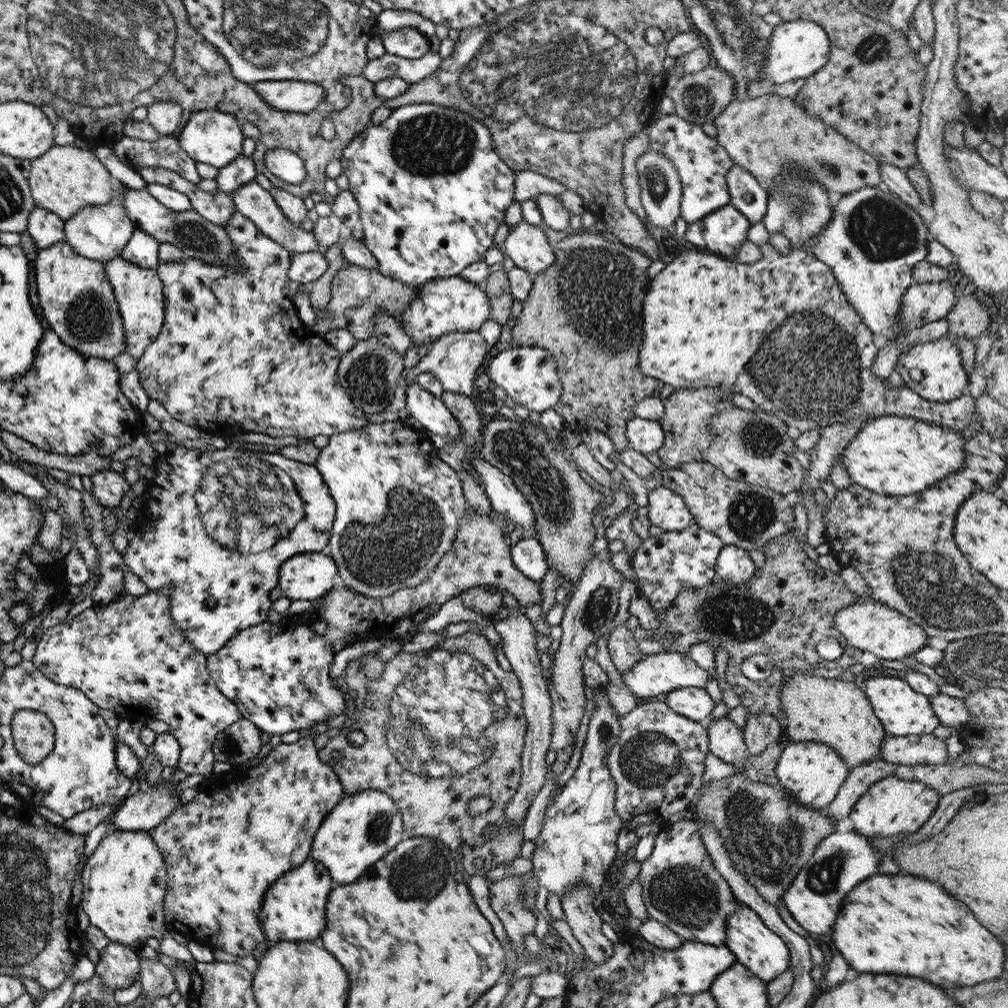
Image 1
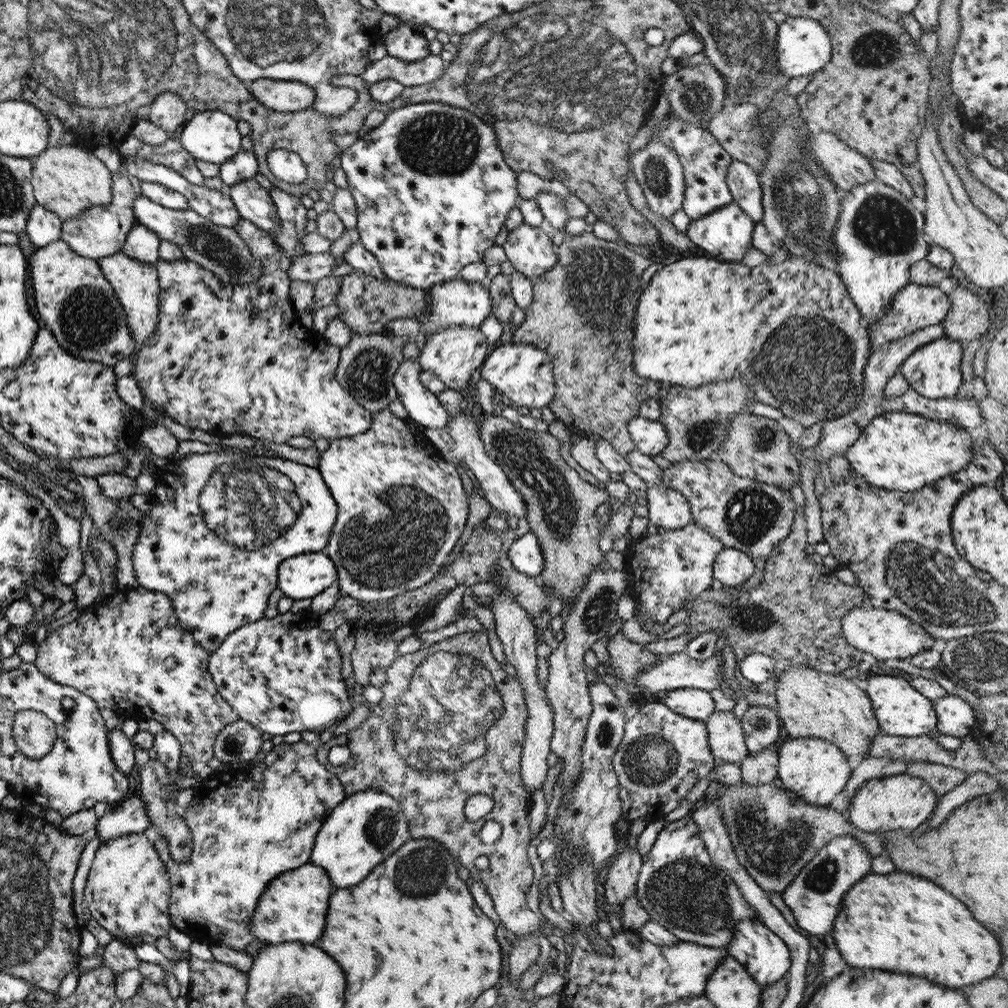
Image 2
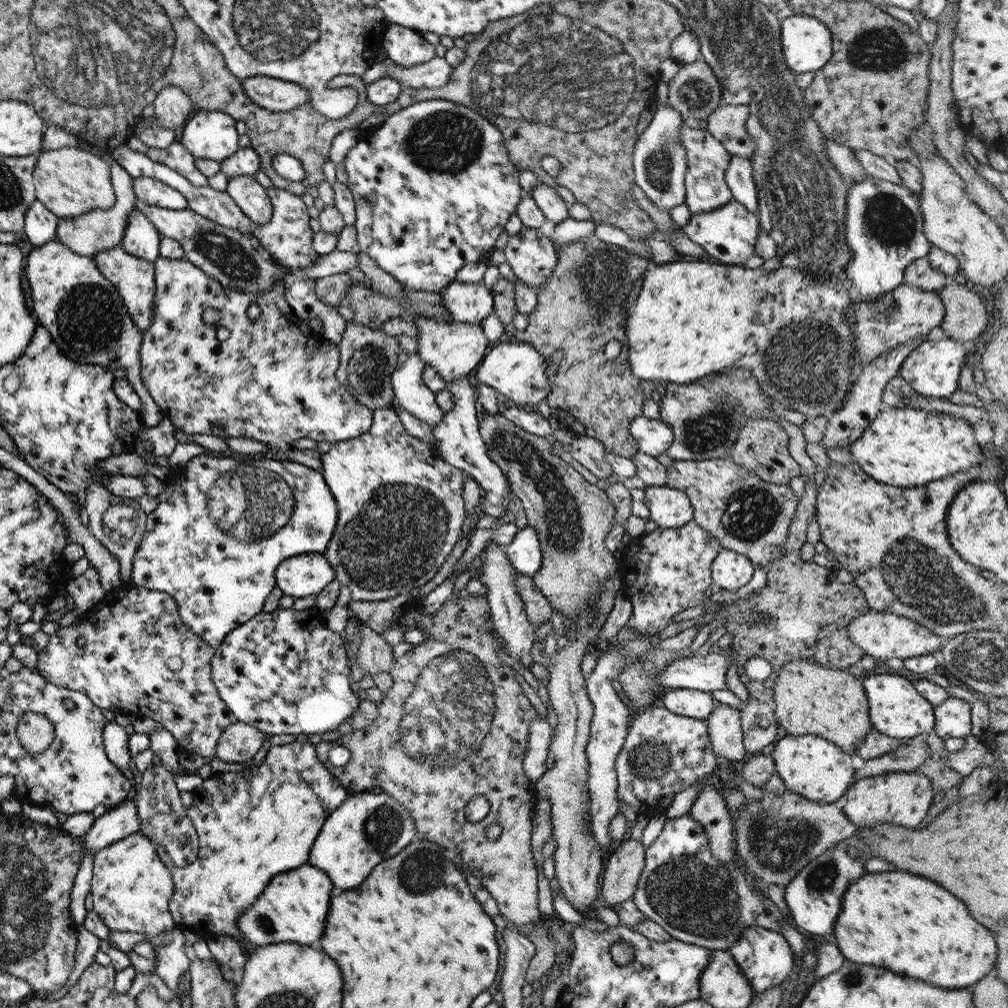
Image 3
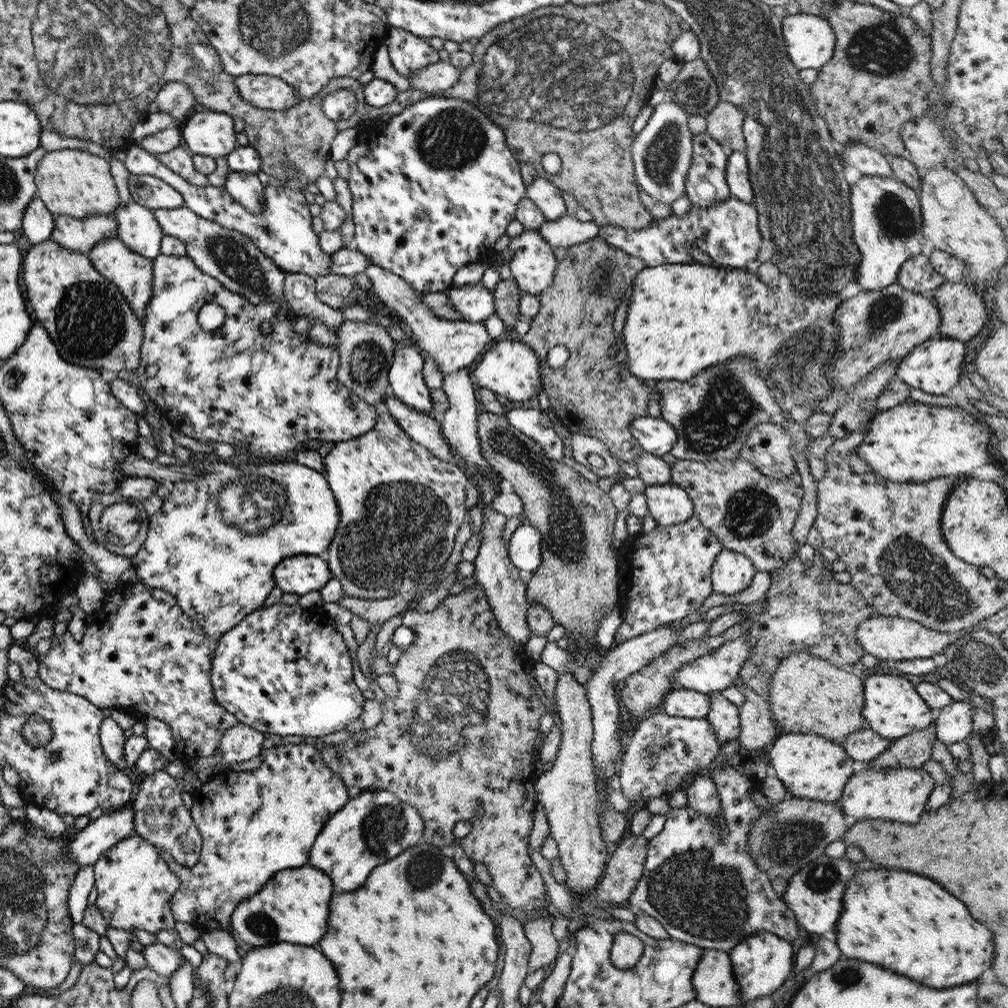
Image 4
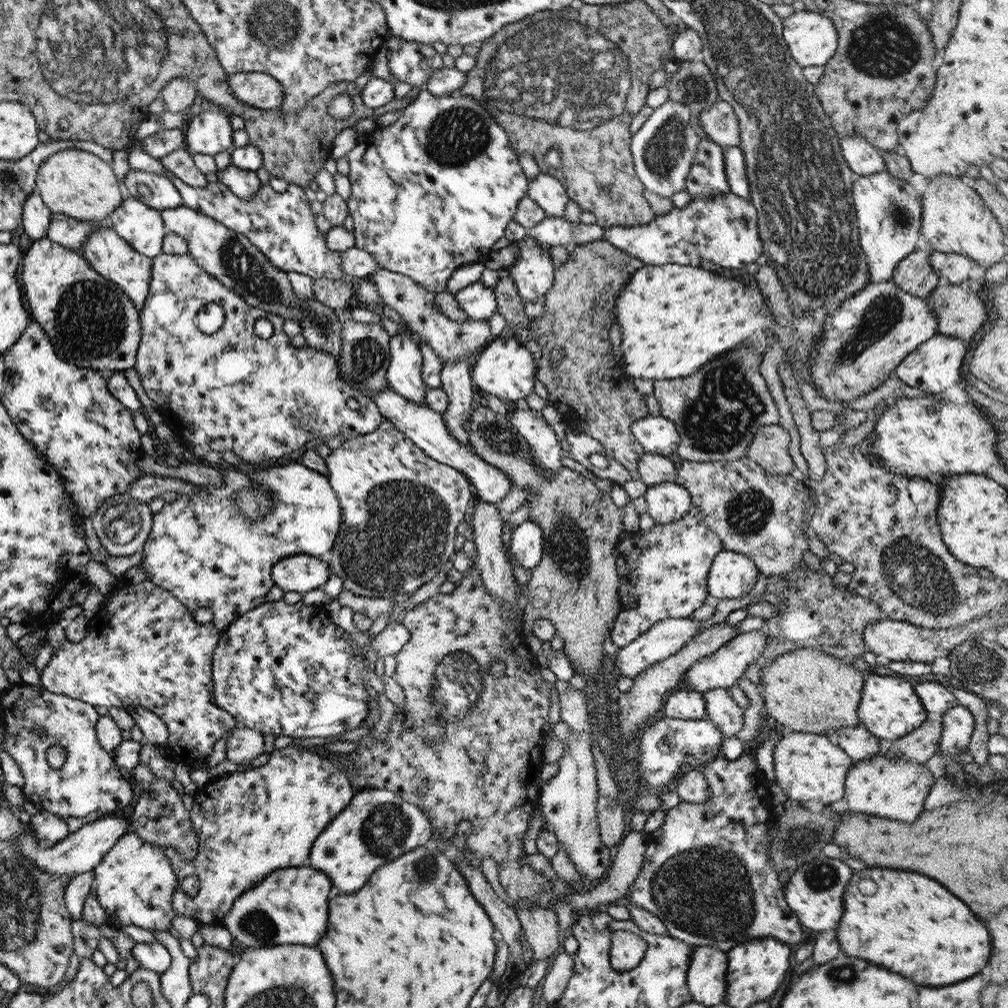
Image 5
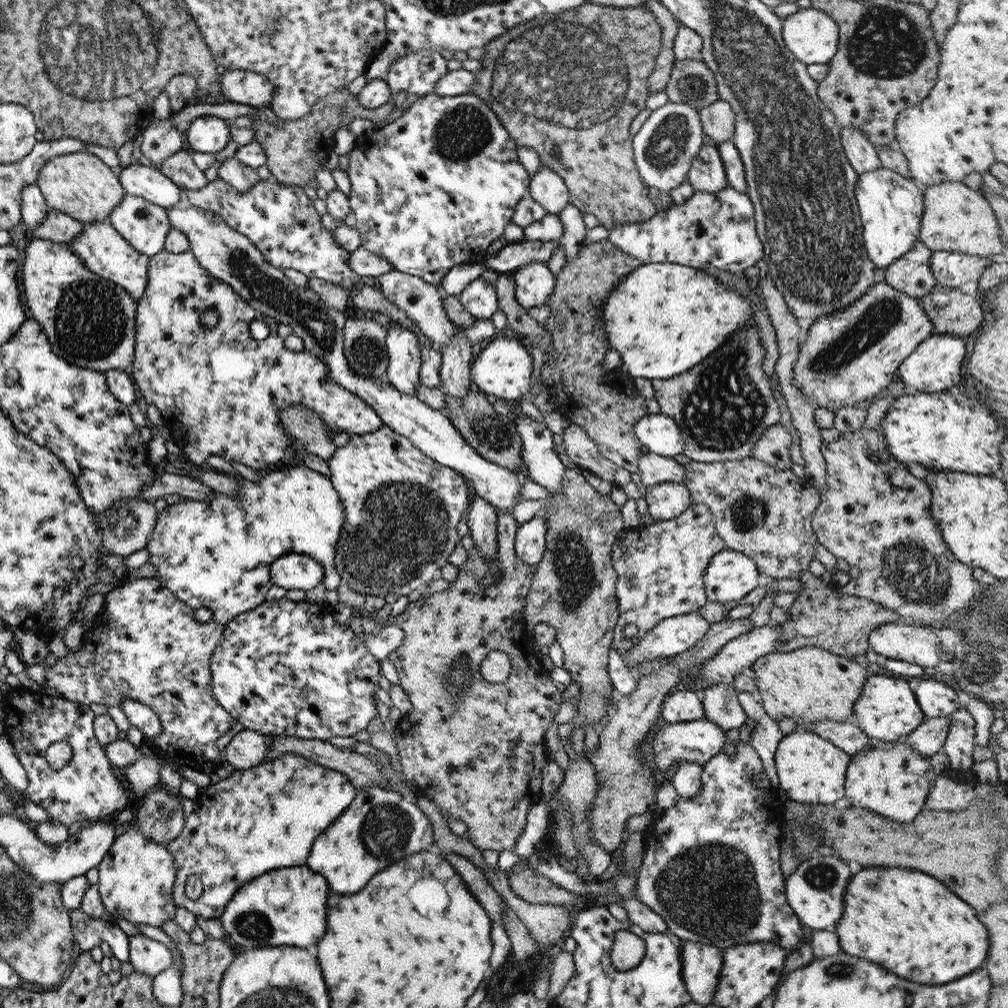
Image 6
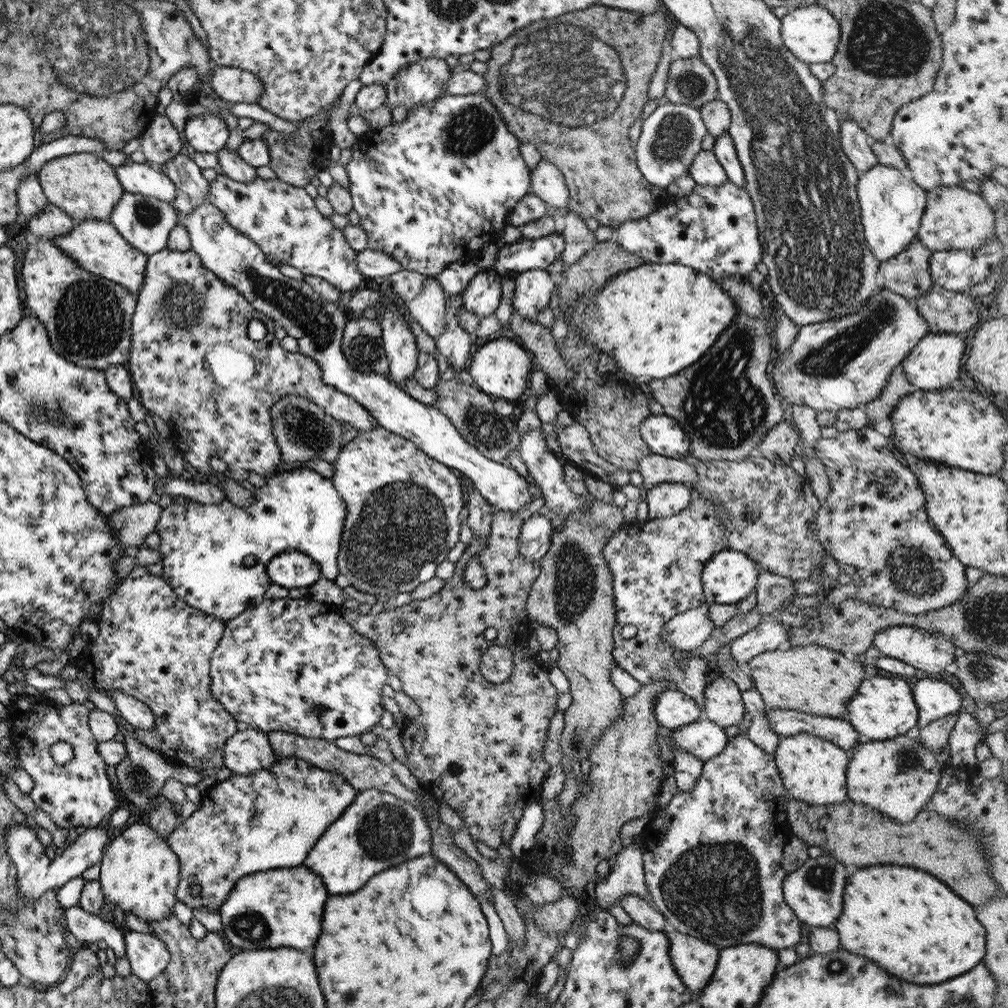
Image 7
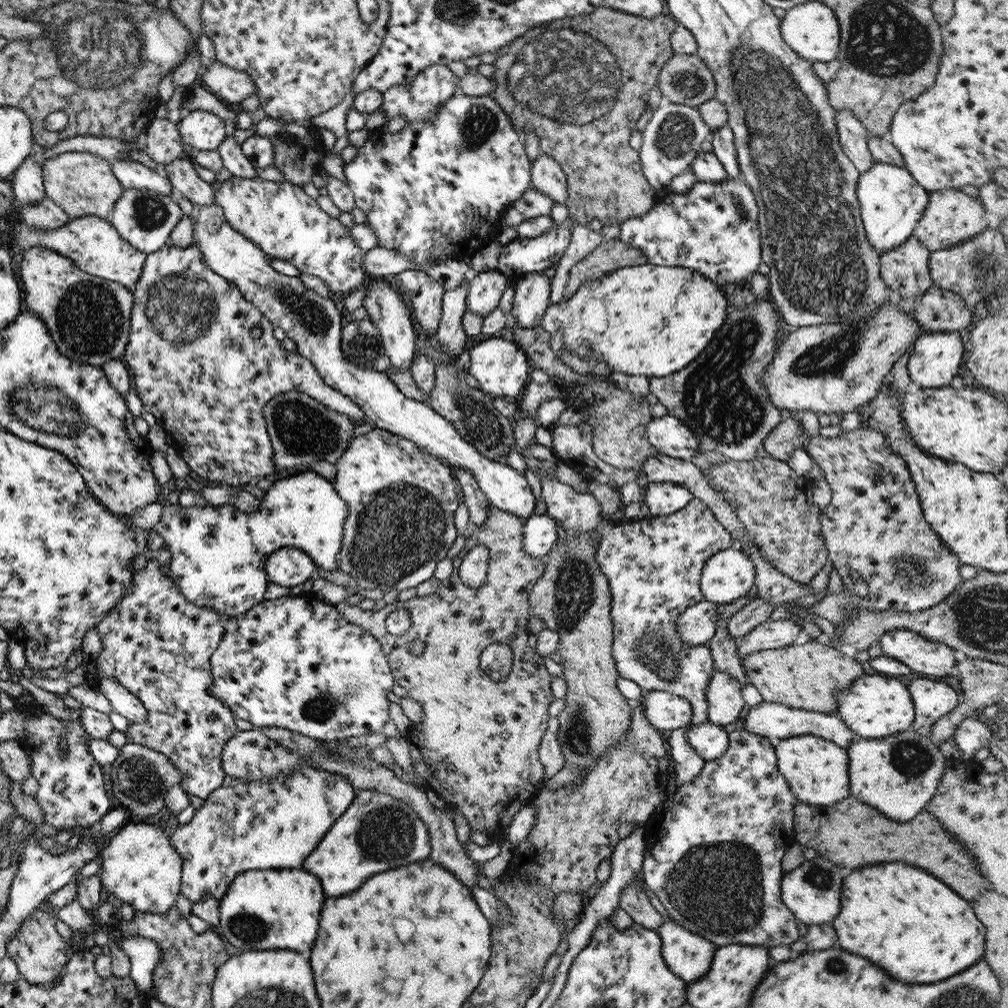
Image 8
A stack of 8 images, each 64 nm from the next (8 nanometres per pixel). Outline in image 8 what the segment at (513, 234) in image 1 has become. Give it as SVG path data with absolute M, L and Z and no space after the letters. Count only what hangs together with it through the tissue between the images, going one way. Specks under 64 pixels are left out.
M531 272L513 282L511 316L514 324L529 329L538 326L549 305L551 282L542 272Z

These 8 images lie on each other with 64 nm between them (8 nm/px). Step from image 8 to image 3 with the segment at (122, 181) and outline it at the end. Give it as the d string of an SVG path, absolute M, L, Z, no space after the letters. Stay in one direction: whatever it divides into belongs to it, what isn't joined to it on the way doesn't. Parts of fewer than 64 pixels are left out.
M132 177L131 188L137 202L168 209L185 209L186 200L169 185L155 178Z

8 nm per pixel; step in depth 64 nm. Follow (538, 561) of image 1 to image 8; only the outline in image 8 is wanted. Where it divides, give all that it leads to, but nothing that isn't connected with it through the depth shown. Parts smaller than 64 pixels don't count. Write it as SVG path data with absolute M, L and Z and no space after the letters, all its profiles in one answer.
M531 514L525 522L520 522L523 552L533 558L542 558L549 553L557 540L555 522L555 519L545 514Z

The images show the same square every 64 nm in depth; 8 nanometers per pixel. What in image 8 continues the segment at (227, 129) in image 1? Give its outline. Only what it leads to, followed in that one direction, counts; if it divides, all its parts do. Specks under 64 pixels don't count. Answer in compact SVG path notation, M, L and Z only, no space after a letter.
M199 109L189 111L176 125L180 141L189 144L194 152L216 150L226 137L223 126L214 113Z

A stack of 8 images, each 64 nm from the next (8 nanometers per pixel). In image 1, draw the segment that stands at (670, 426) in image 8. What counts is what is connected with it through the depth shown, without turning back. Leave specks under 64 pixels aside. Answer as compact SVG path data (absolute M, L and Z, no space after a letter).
M643 418L630 419L626 423L625 436L629 441L628 446L642 455L659 450L664 441L660 424Z

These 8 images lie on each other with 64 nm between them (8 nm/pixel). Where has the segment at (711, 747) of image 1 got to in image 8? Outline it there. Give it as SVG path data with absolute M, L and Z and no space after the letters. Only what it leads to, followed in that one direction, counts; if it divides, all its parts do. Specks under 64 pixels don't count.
M712 671L706 688L707 721L724 726L731 724L739 716L744 700L736 678L721 671Z

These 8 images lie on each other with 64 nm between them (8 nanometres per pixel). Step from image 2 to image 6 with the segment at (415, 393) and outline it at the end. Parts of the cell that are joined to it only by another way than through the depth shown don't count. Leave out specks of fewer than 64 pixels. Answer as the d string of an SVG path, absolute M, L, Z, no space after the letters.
M396 323L392 325L386 328L385 352L388 356L388 365L383 379L399 392L414 396L414 388L420 384L418 340L413 333L395 326Z

